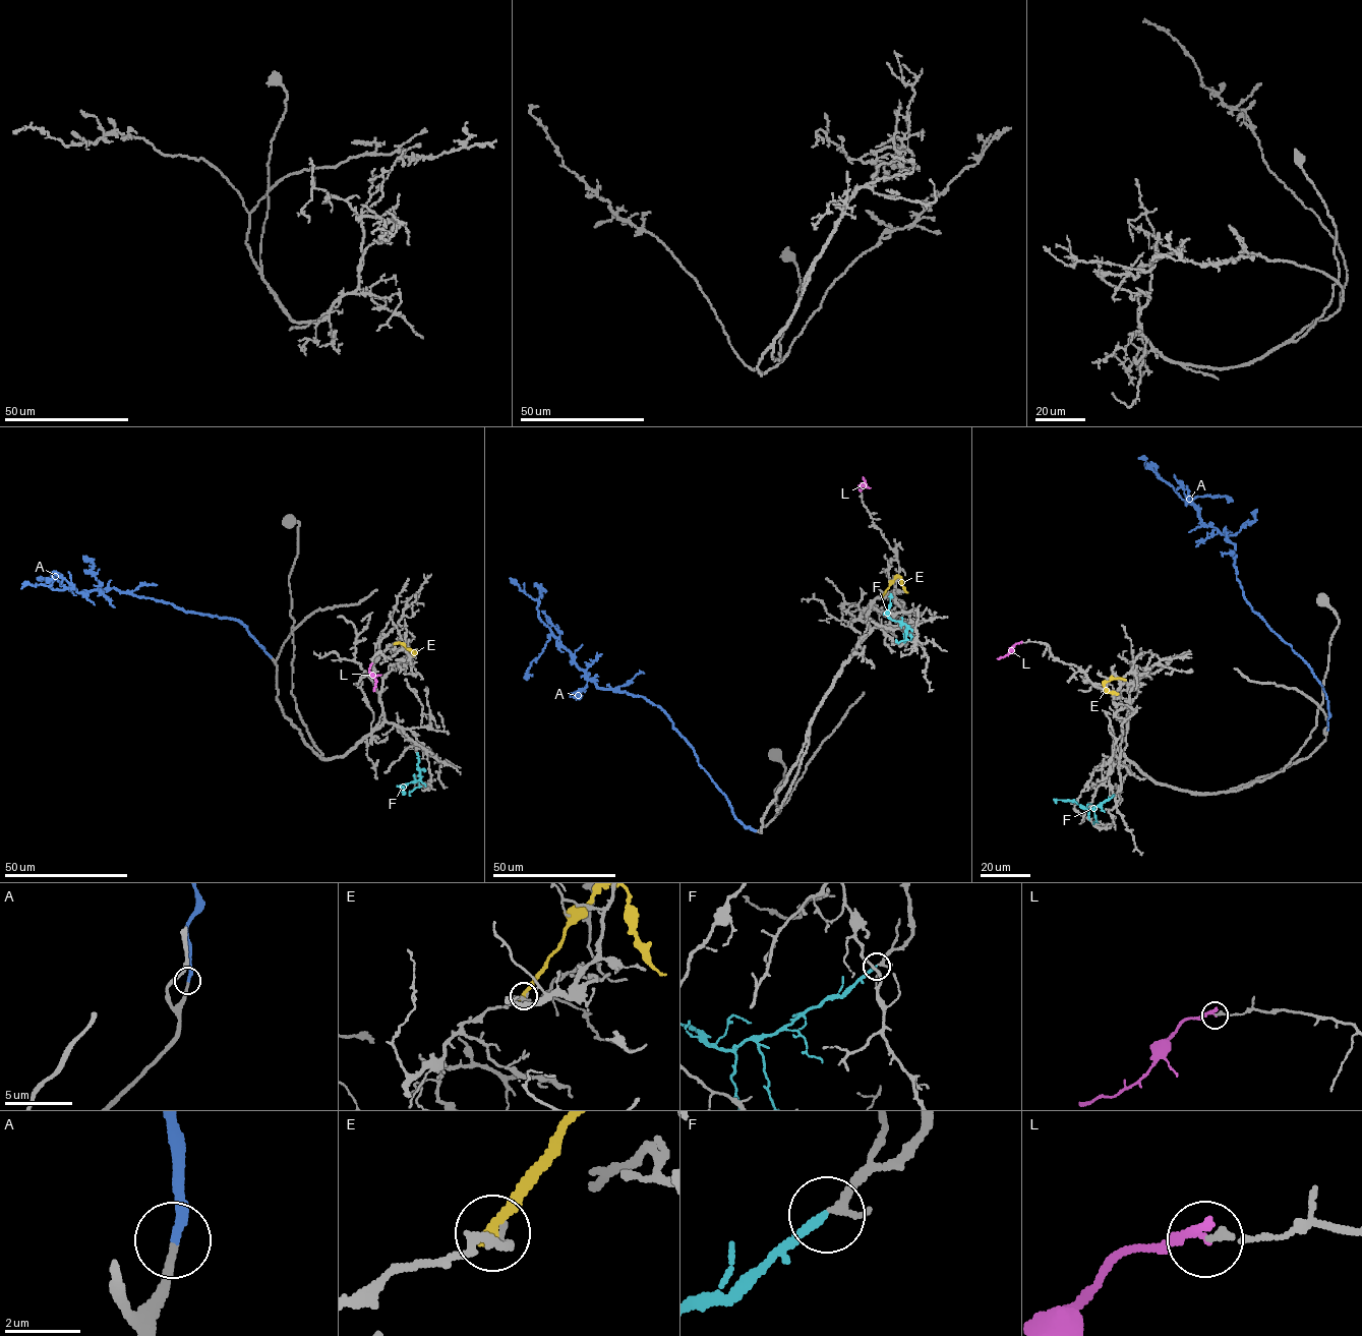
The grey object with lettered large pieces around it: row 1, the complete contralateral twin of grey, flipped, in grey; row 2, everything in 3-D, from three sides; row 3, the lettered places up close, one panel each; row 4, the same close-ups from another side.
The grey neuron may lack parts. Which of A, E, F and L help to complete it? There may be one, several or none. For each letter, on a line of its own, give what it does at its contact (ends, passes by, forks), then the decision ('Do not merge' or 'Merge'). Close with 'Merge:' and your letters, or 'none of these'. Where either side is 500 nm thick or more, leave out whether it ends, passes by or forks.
A: It ends there. Merge
E: It ends there. Do not merge
F: It ends there. Merge
L: It ends there. Do not merge
Merge: A, F

